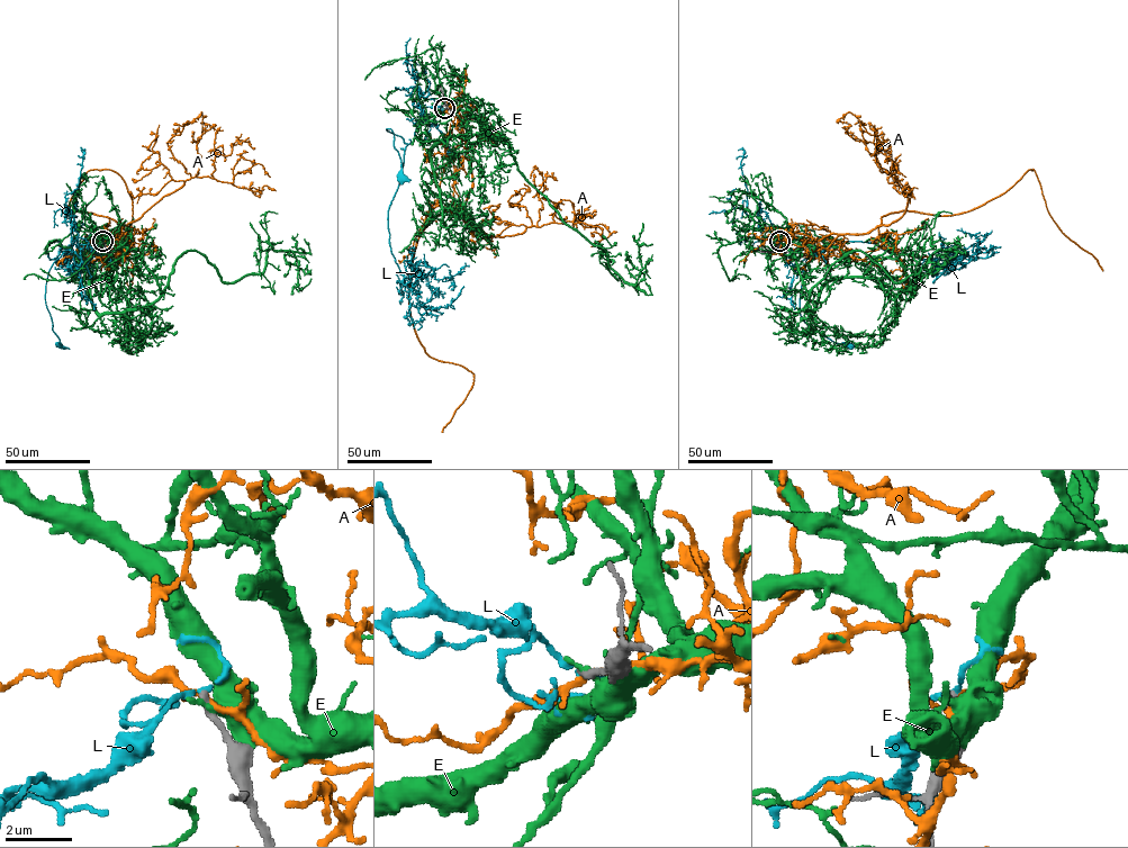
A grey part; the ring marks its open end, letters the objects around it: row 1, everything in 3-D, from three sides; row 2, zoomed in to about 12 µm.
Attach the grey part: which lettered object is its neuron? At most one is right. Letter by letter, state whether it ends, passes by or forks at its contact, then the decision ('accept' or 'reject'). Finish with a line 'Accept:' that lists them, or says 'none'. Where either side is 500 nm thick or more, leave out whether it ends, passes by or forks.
A: it forks there; reject
E: it ends there; reject
L: it passes by; reject
Accept: none

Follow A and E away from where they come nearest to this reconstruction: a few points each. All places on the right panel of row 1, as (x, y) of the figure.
A: (779, 242), (791, 234), (869, 233), (883, 216), (902, 210), (963, 214), (1032, 169), (1054, 220), (1102, 271)
E: (779, 242), (809, 294), (853, 251), (898, 282), (938, 250), (955, 252), (909, 290), (894, 290)

